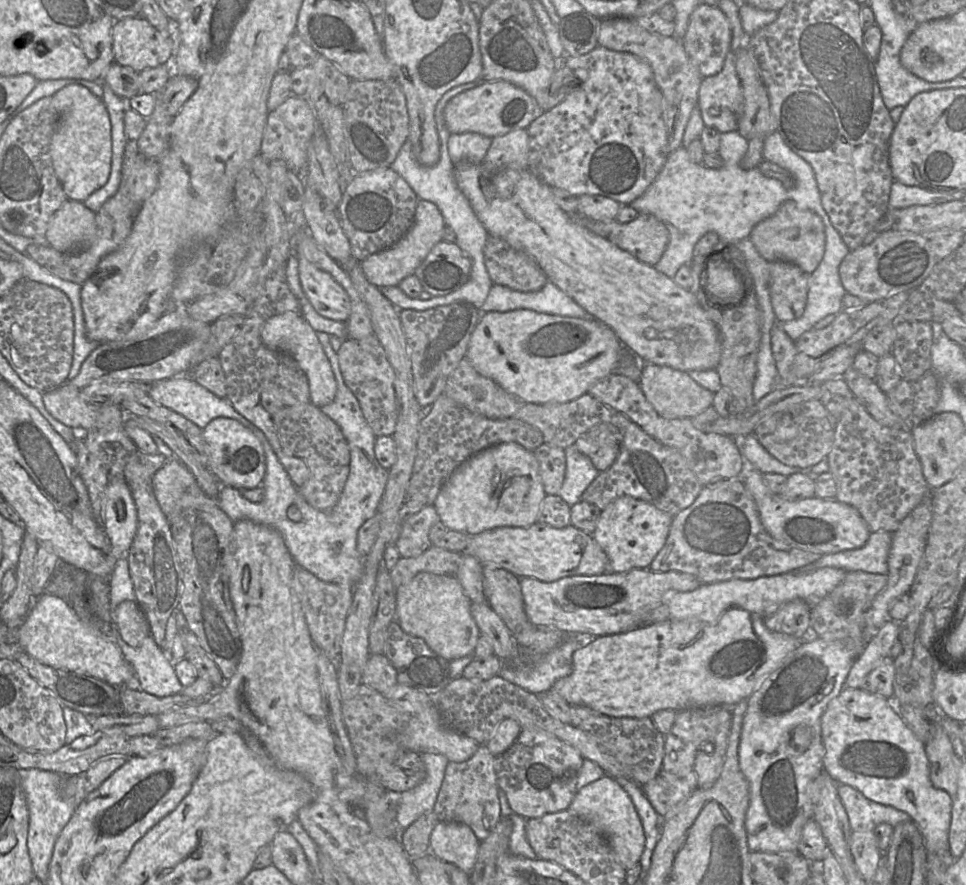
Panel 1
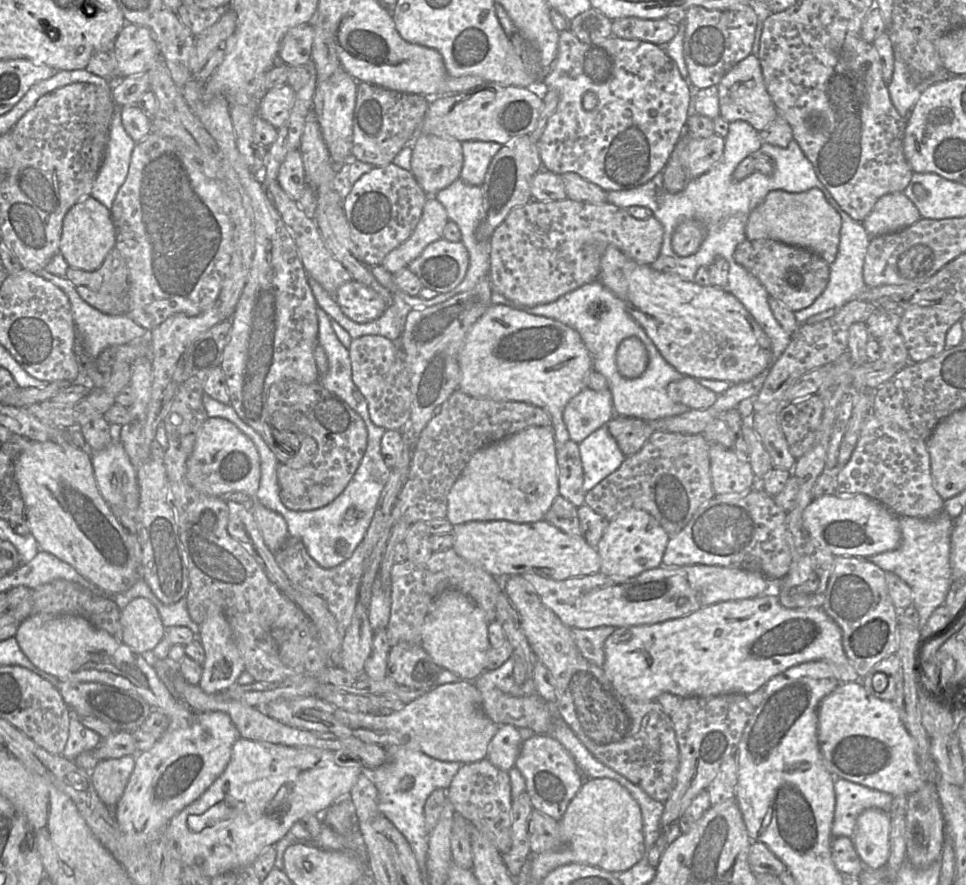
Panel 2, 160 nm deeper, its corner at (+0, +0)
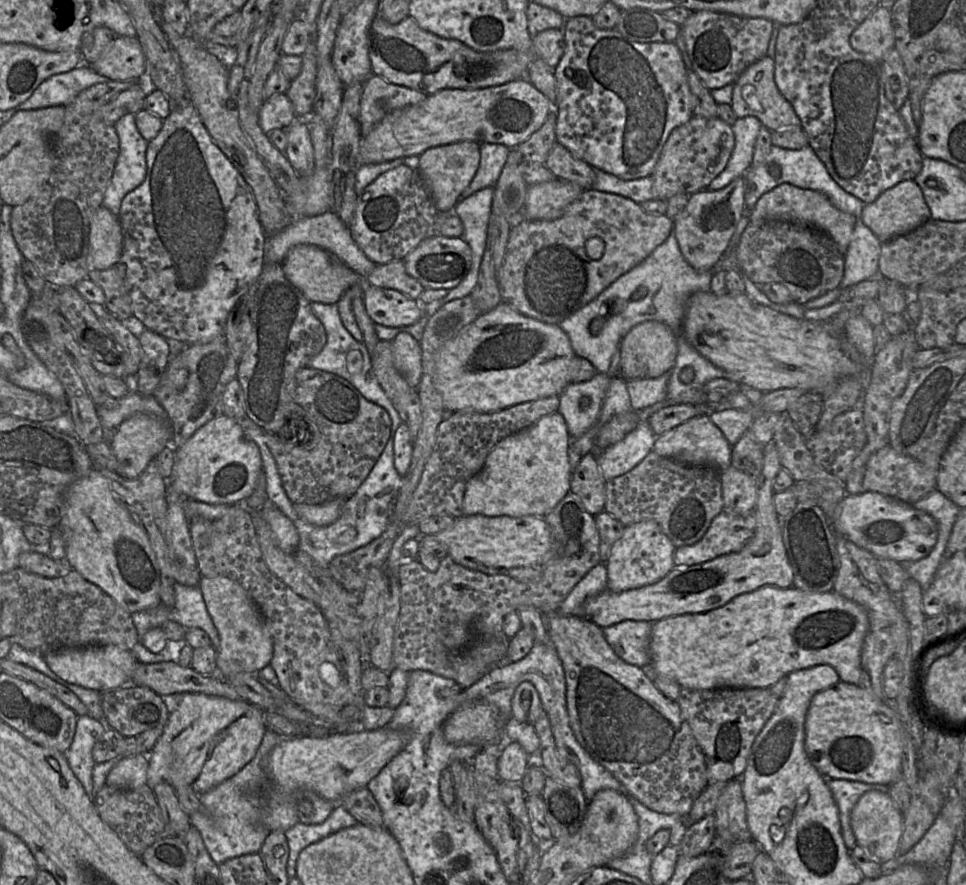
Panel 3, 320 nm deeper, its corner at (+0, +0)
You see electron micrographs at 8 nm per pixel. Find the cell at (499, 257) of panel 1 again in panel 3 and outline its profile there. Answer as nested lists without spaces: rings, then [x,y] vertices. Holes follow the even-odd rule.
[[[595,189],[584,190],[580,196],[567,206],[563,214],[554,220],[526,220],[518,217],[514,220],[509,231],[506,250],[503,262],[498,272],[498,284],[502,302],[507,303],[518,312],[525,316],[537,319],[551,324],[560,324],[564,319],[568,318],[576,311],[596,299],[608,286],[610,286],[620,276],[627,273],[635,266],[643,262],[659,245],[664,243],[673,231],[673,219],[666,214],[653,215],[645,212],[641,205],[626,197],[600,192]],[[593,237],[600,238],[605,245],[604,253],[599,259],[592,259],[586,252],[586,242]]]

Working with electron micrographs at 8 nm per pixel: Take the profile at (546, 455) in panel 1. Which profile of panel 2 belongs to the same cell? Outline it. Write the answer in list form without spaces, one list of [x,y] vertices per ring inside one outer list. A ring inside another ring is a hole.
[[[568,440],[557,447],[559,494],[577,508],[584,505],[586,492],[583,490],[584,473],[579,445]]]

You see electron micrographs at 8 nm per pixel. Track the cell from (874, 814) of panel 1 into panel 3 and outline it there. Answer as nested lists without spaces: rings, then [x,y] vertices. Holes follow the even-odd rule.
[[[827,779],[827,785],[839,810],[843,842],[850,851],[857,846],[857,842],[851,828],[851,812],[855,804],[864,793],[870,790],[888,793],[889,786],[868,784],[846,779]]]

